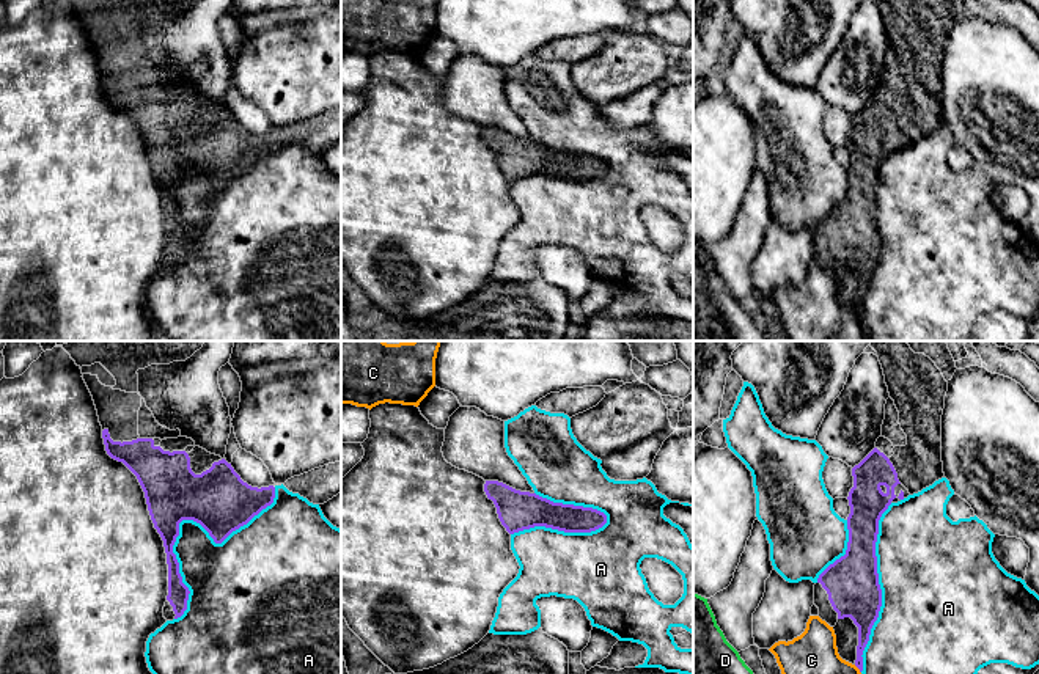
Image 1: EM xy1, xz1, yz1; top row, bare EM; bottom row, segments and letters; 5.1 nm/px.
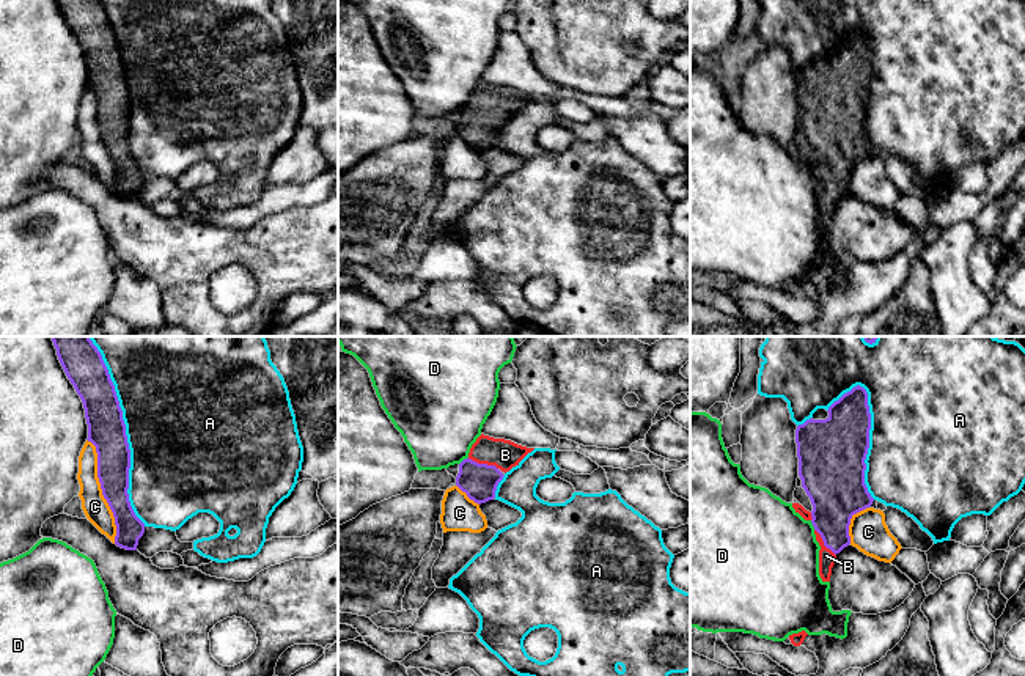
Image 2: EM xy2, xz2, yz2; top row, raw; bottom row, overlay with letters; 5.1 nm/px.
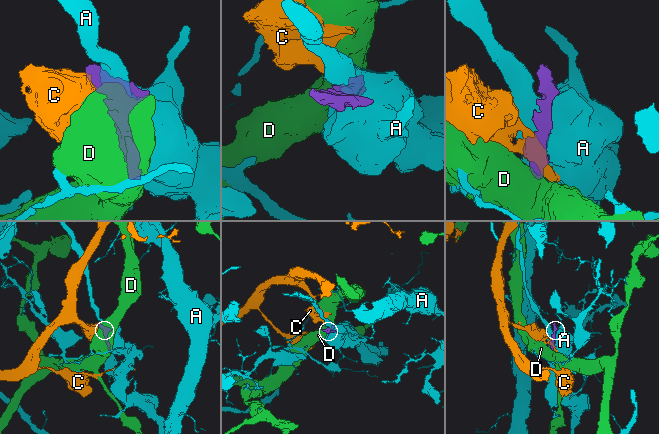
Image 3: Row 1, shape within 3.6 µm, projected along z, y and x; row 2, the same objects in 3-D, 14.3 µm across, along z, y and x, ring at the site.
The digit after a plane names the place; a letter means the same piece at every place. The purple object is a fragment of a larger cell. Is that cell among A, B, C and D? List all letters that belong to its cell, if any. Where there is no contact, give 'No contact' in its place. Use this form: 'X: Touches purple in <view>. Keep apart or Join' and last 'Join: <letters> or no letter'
A: Touches purple in xy1. Keep apart
B: Touches purple in xz2. Join
C: Touches purple in xy2. Keep apart
D: Touches purple in xz2. Keep apart
Join: B

